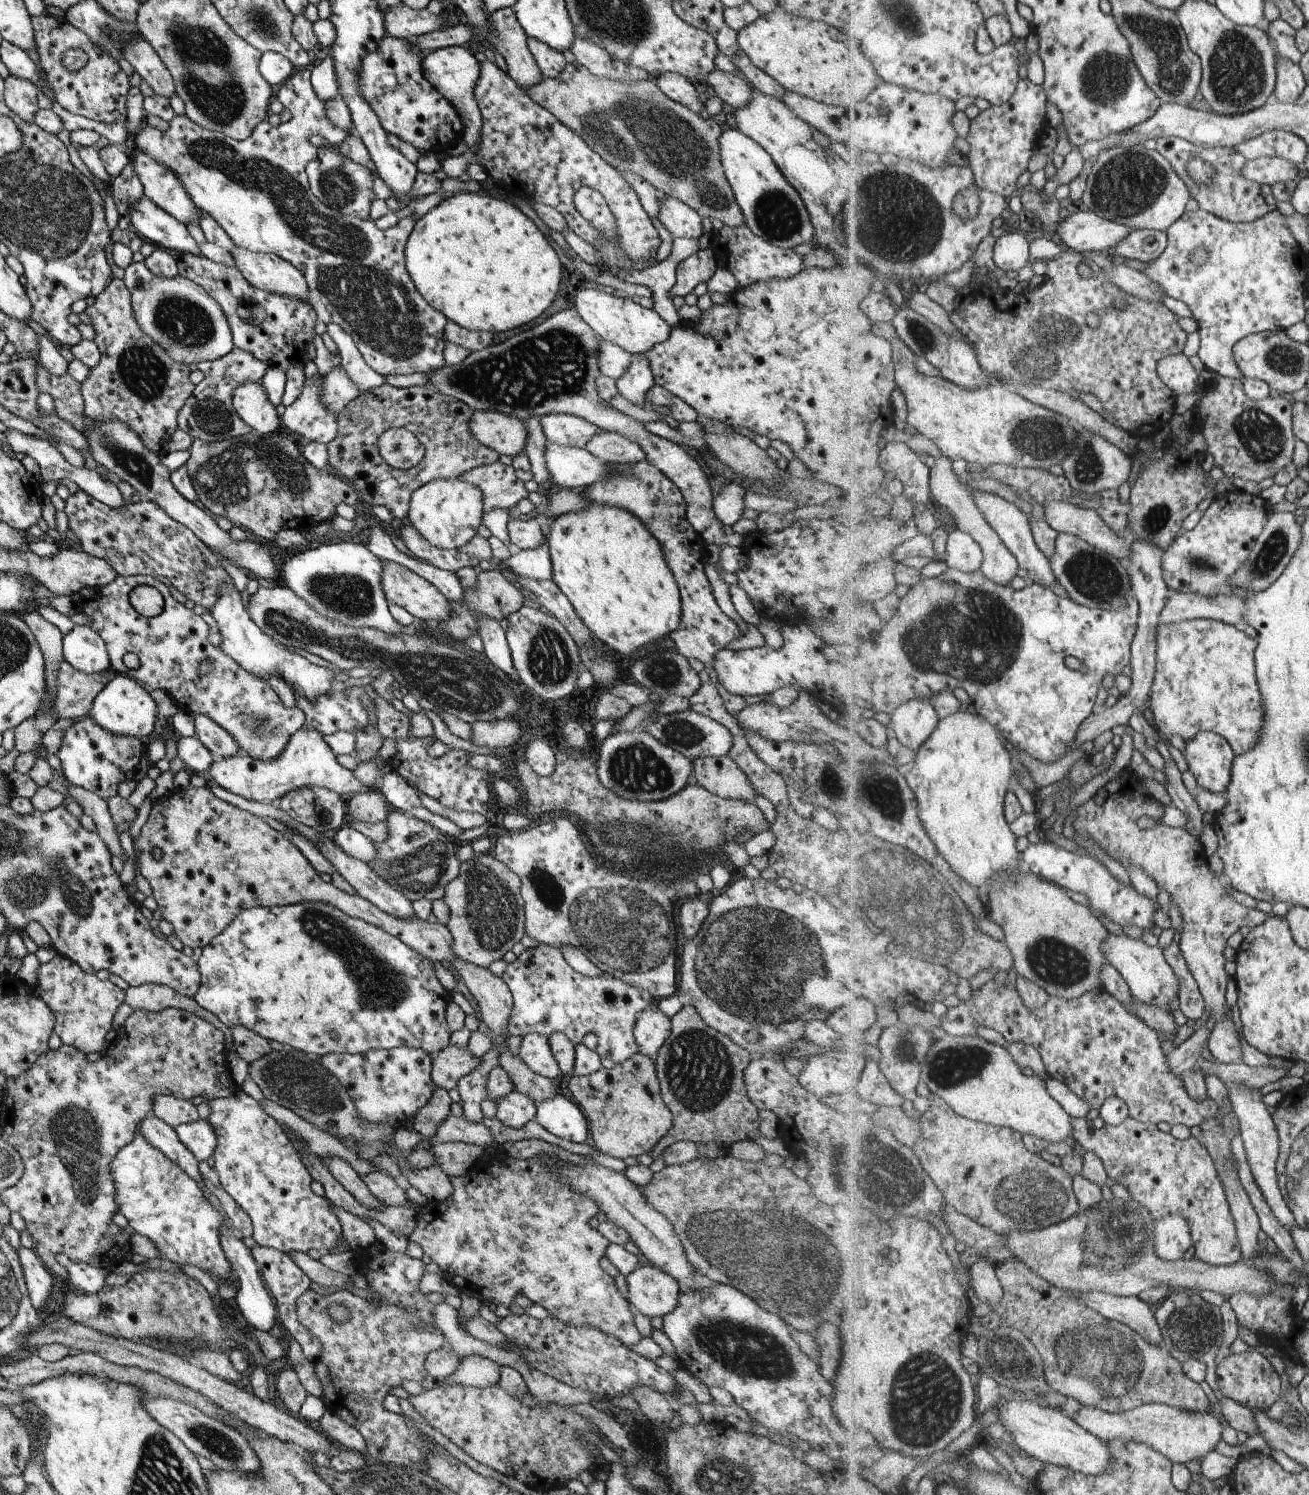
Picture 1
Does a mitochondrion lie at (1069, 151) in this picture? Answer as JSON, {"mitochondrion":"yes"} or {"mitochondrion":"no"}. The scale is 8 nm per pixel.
{"mitochondrion":"no"}

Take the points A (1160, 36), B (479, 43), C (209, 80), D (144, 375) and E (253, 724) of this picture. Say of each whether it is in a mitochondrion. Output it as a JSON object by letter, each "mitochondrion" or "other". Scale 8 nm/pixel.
{"A":"mitochondrion","B":"other","C":"mitochondrion","D":"mitochondrion","E":"mitochondrion"}

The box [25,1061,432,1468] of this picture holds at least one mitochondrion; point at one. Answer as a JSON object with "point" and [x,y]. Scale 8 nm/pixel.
{"point":[76,1135]}

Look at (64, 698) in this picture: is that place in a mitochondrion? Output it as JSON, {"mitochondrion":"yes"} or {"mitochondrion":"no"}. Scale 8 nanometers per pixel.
{"mitochondrion":"no"}

